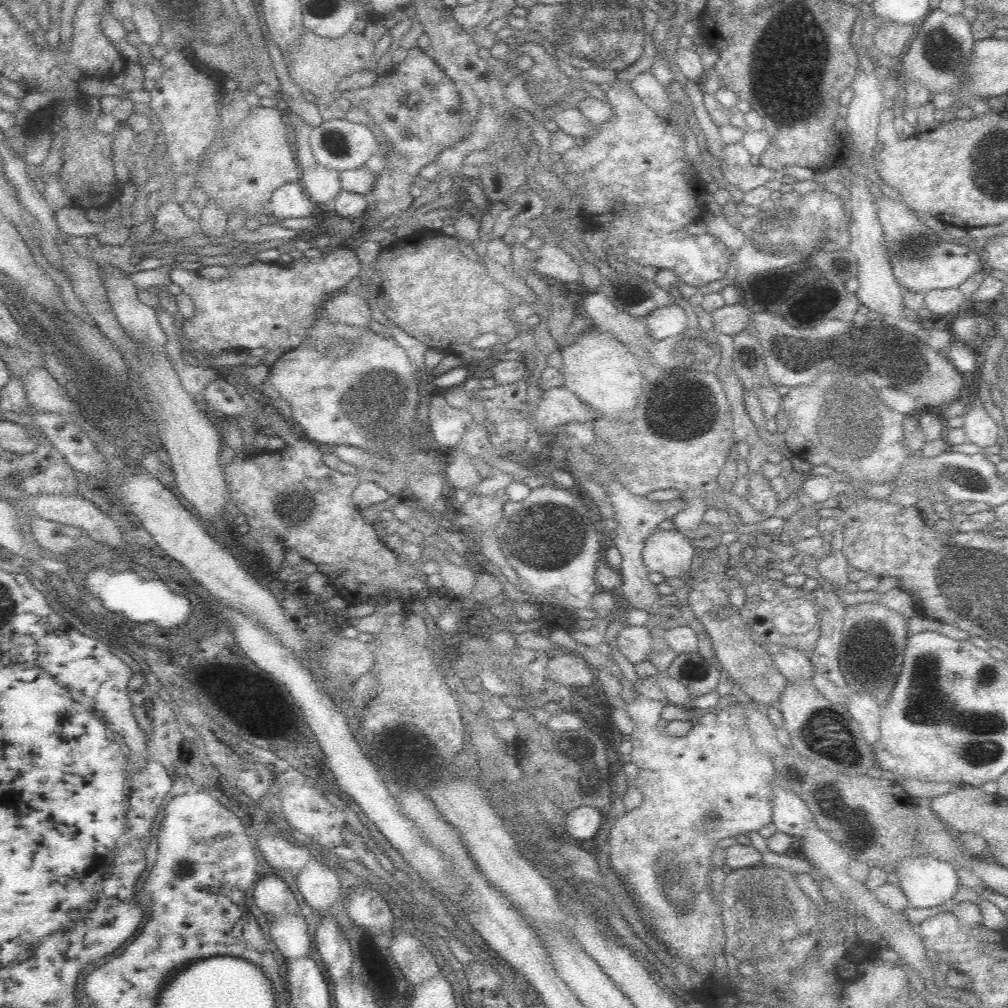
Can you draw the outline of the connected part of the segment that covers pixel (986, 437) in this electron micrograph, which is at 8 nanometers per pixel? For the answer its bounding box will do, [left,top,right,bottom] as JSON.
[963,397,1003,449]

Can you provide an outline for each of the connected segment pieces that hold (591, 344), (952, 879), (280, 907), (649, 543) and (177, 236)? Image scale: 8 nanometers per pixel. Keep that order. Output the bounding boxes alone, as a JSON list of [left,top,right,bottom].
[[560,328,642,420],[895,854,963,910],[254,872,300,916],[642,530,697,578],[153,200,199,243]]

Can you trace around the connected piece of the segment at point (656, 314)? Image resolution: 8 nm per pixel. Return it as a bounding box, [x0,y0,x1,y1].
[645,303,691,340]

